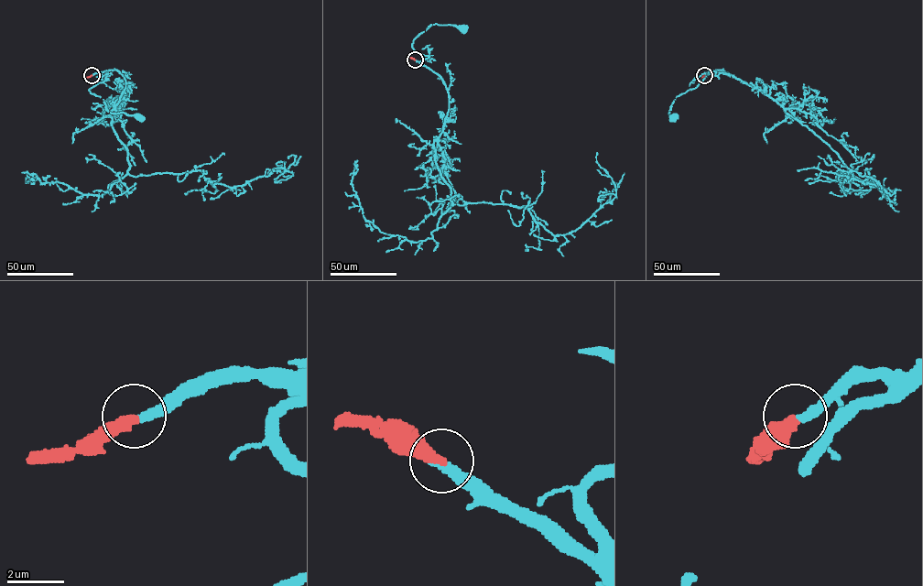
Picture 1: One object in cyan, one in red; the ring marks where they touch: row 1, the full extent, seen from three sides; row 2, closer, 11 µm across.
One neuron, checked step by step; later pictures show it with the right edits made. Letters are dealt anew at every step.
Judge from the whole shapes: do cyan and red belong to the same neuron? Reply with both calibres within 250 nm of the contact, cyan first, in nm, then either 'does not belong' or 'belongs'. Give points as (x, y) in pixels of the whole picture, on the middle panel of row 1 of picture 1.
340/400 nm | belongs

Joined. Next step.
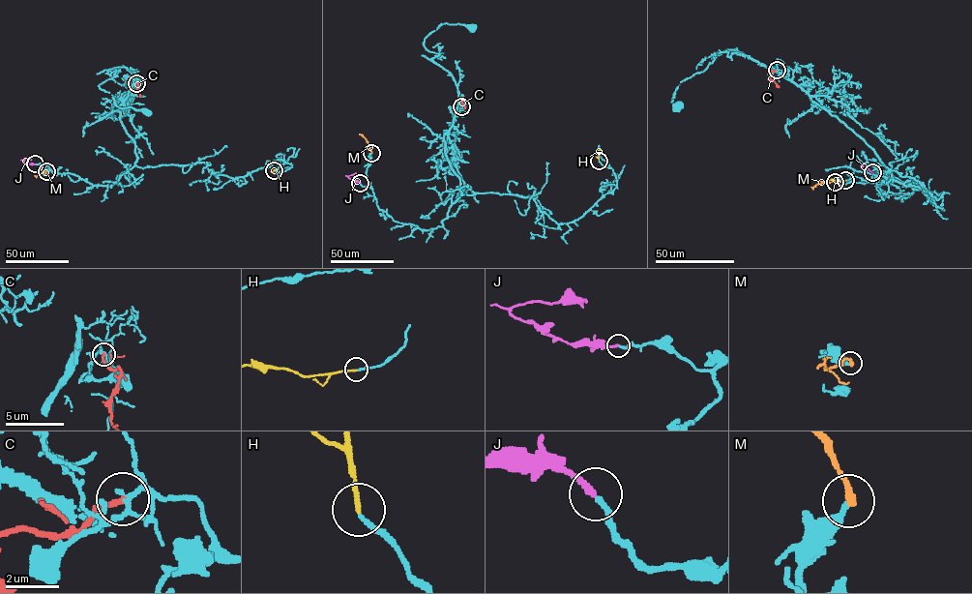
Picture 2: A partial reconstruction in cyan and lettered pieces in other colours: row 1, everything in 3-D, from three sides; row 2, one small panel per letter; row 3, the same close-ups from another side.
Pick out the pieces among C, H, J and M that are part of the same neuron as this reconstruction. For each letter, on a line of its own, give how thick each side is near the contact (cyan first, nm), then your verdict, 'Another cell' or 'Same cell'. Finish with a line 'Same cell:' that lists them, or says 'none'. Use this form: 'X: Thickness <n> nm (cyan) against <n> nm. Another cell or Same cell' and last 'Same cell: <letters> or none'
C: Thickness 170 nm (cyan) against 200 nm. Another cell
H: Thickness 170 nm (cyan) against 170 nm. Same cell
J: Thickness 190 nm (cyan) against 220 nm. Same cell
M: Thickness 280 nm (cyan) against 320 nm. Another cell
Same cell: H, J

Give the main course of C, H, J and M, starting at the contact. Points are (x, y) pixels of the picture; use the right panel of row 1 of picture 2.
C: (777, 70), (768, 74), (780, 86)
H: (845, 180), (829, 180)
J: (872, 172), (860, 166)
M: (835, 182), (823, 182), (811, 187)

